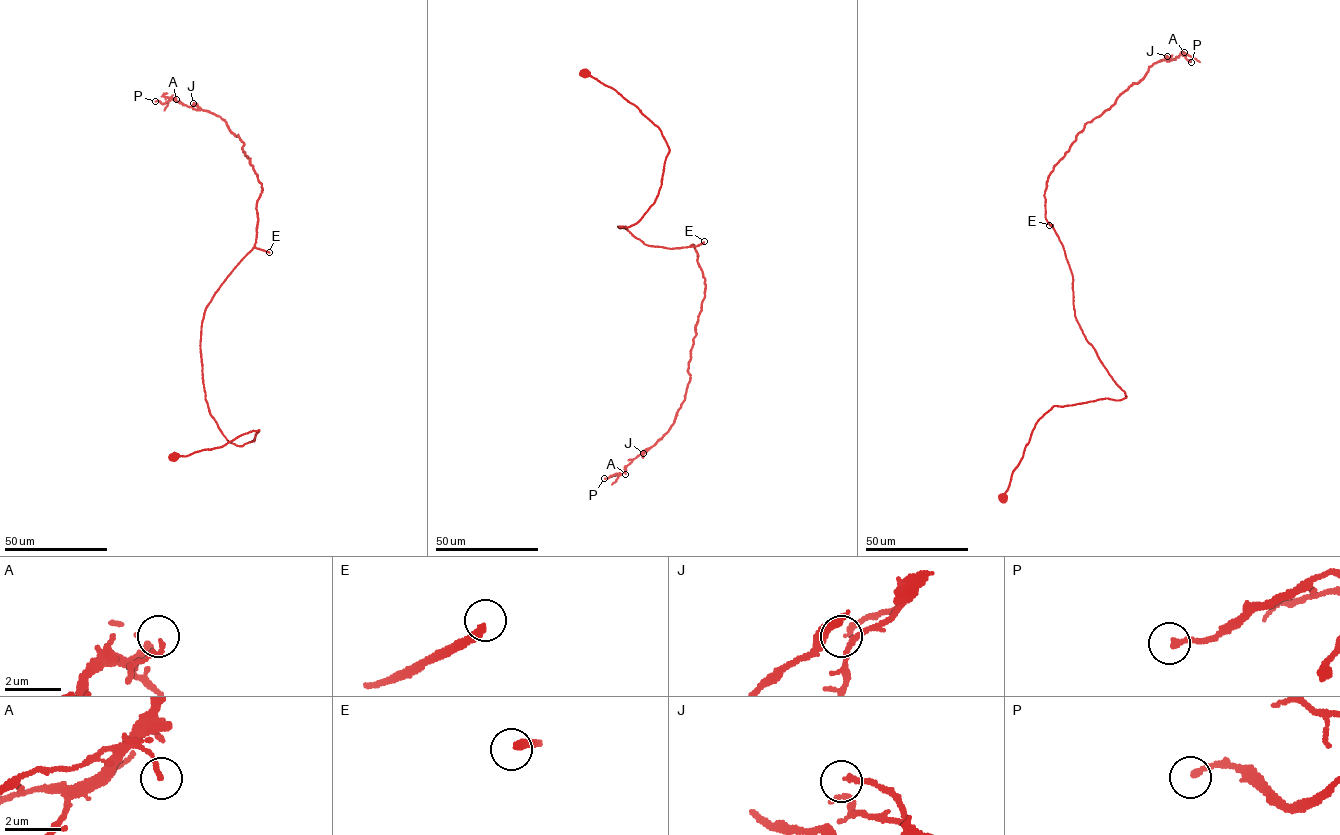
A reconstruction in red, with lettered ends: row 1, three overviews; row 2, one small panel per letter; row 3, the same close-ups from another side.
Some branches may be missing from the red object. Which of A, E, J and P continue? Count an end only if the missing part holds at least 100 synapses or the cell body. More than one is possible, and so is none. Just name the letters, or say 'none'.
E

